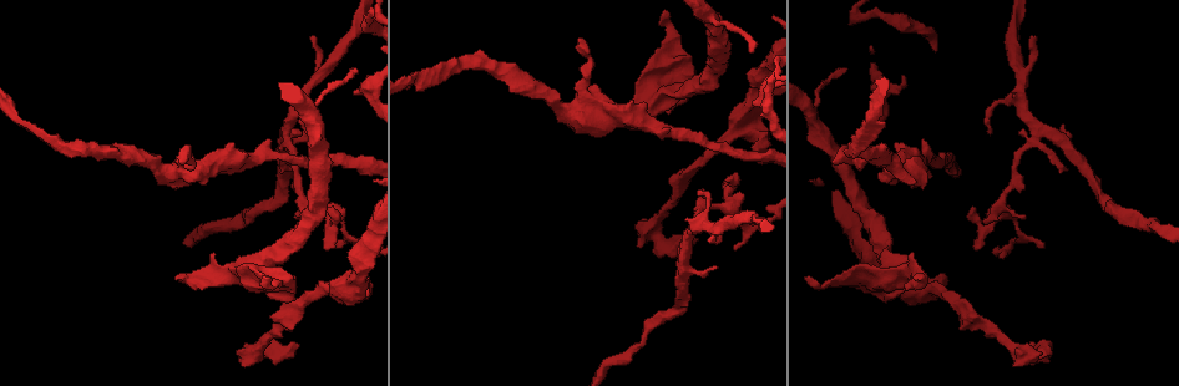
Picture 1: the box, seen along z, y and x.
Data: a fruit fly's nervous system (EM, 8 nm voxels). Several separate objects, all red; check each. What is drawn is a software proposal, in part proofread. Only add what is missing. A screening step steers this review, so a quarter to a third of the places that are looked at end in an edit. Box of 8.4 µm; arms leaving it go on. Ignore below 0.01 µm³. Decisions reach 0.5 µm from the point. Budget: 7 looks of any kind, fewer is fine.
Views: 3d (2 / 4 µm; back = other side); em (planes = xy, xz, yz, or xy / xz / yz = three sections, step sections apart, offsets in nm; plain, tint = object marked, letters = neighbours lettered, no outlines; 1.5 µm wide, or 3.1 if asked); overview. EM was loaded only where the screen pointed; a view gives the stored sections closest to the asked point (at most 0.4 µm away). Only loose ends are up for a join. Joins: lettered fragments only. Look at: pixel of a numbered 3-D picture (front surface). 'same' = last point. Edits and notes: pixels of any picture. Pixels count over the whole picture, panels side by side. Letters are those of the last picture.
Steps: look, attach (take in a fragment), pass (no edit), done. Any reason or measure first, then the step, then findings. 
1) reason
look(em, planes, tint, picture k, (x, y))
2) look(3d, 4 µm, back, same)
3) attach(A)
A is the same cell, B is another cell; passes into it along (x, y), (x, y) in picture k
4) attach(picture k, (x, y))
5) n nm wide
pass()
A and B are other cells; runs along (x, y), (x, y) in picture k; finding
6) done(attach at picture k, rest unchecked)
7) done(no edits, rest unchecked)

free end
look(em, planes, letters, picture 1, (758, 150))

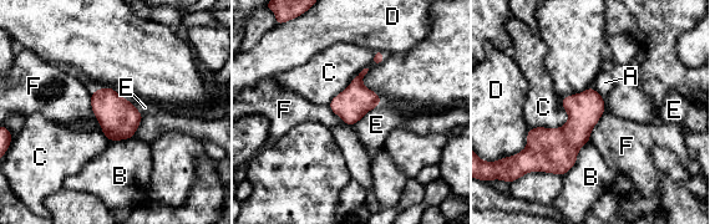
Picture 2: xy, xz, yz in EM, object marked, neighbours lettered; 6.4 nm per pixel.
pass()
A, B, C, D, E and F are other cells; border along (90, 93), (91, 111), (104, 133) in picture 2; no lettered fragment goes on from it

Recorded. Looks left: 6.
branch stops here
look(em, planes, tint, picture 1, (179, 161))

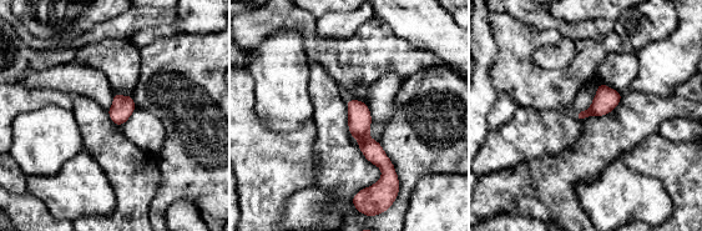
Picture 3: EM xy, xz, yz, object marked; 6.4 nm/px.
see the neighbours
look(em, planes, letters, same)

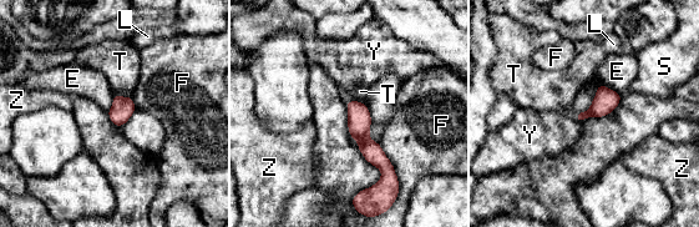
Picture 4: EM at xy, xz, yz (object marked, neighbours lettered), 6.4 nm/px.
pass()
E, F, L, S, T, Y and Z are other cells; border along (621, 94), (599, 84), (576, 114) in picture 4; no lettered fragment goes on from it

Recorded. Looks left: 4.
an open end
look(3d, 4 µm, picture 1, (311, 36))

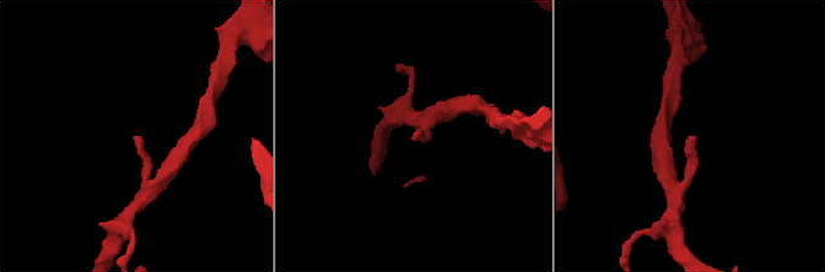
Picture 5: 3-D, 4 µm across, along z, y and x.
now the EM
look(em, planes, letters, picture 5, (688, 138))

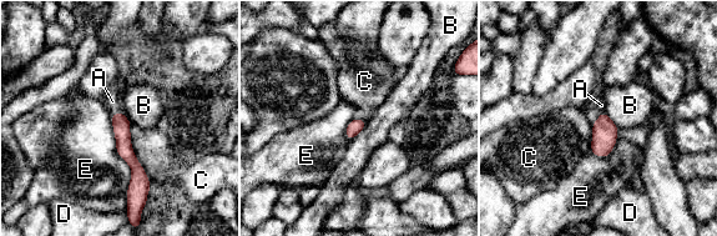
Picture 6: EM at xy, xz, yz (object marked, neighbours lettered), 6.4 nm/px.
attach(A)
A is the same cell, B, C, D and E are other cells; passes into it along (121, 125), (116, 113), (112, 101) in picture 6; it goes on there

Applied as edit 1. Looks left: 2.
done(attach at picture 6, rest unchecked)

